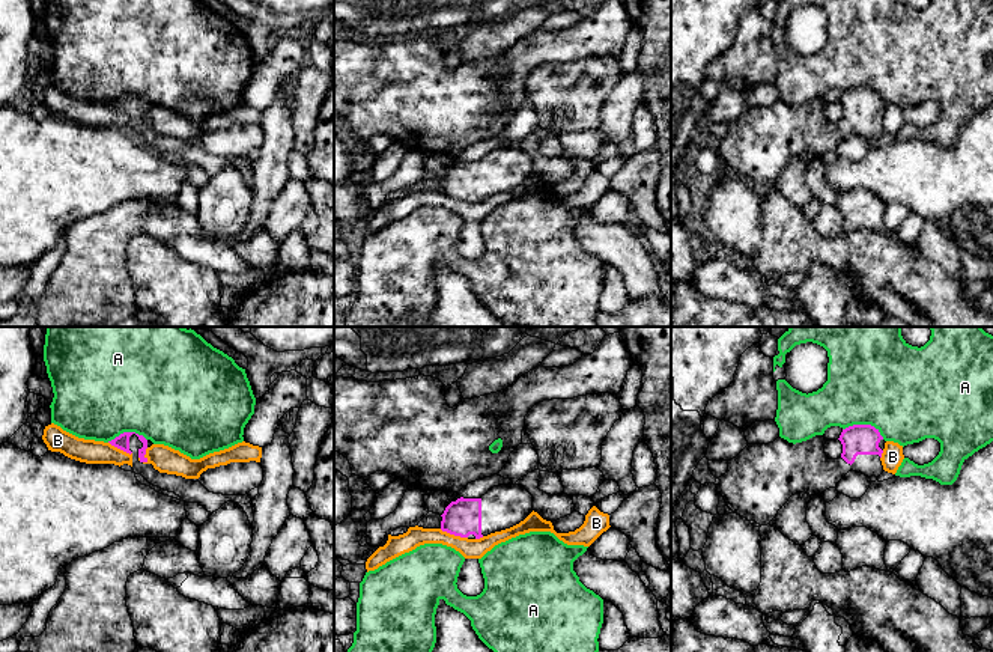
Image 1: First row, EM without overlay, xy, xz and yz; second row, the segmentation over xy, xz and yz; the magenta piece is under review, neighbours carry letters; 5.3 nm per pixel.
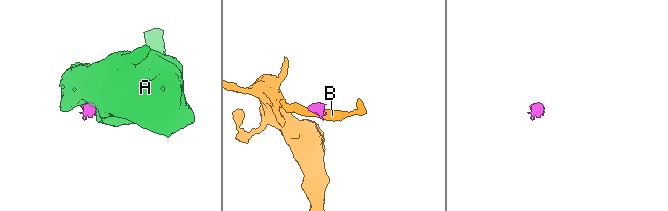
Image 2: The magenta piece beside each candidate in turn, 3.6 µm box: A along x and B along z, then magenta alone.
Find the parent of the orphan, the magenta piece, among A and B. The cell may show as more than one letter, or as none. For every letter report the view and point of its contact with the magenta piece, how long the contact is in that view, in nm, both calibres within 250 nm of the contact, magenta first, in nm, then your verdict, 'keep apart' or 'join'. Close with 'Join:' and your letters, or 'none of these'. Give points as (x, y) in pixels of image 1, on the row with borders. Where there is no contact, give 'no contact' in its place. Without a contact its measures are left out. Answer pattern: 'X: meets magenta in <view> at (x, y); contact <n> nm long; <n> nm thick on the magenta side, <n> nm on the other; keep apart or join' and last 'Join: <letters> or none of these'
A: meets magenta in yz at (864, 425); contact 240 nm long; 160 nm thick on the magenta side, 480 nm on the other; keep apart
B: meets magenta in xz at (453, 533); contact 160 nm long; 190 nm thick on the magenta side, 110 nm on the other; keep apart
Join: none of these

